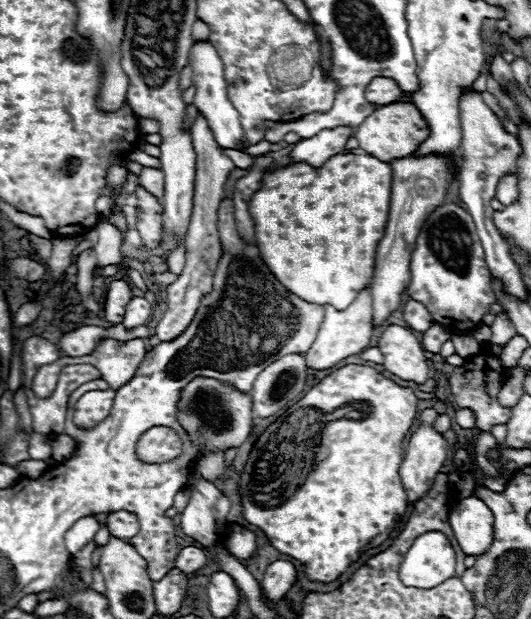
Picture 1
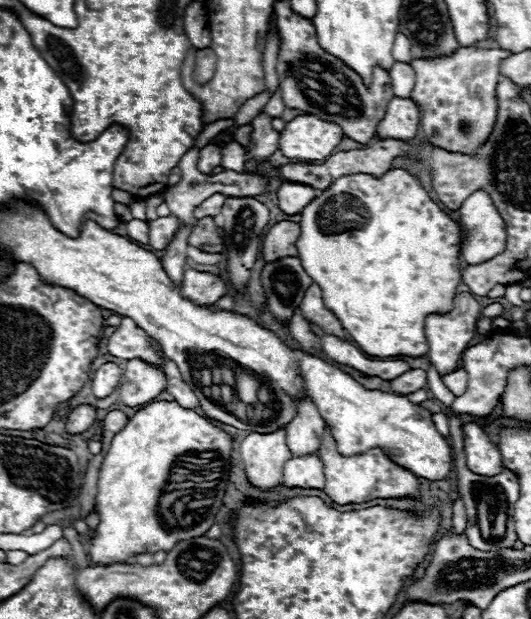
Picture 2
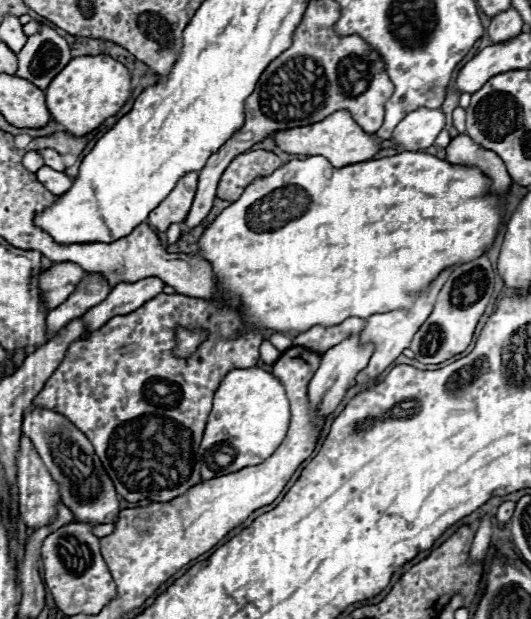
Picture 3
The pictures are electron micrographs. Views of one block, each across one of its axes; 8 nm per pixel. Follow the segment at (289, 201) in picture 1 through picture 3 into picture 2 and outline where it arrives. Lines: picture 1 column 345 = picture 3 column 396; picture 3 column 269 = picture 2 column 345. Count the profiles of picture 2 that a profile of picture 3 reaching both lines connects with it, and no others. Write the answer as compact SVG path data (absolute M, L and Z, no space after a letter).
M390 170L382 178L372 178L370 174L342 176L326 192L322 192L316 200L312 200L304 208L300 228L302 228L302 234L300 234L300 240L296 242L298 258L302 260L302 266L308 272L308 276L312 276L312 280L320 286L326 308L338 316L342 328L352 336L356 346L362 352L366 352L370 356L380 356L380 358L388 358L388 356L410 356L410 358L426 356L428 354L428 344L426 344L426 336L424 336L424 320L426 320L428 314L446 314L446 312L450 312L452 310L452 300L456 296L456 288L460 284L460 226L454 220L450 220L450 216L444 214L436 204L432 204L430 196L420 188L418 180L412 174L408 174L406 170Z

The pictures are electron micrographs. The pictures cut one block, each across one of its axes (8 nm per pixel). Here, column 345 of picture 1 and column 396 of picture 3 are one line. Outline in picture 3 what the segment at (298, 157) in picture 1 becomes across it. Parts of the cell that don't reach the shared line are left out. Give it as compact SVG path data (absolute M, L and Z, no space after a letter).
M440 108L410 112L392 132L392 142L404 150L418 152L434 144L438 132L444 128L446 118Z

